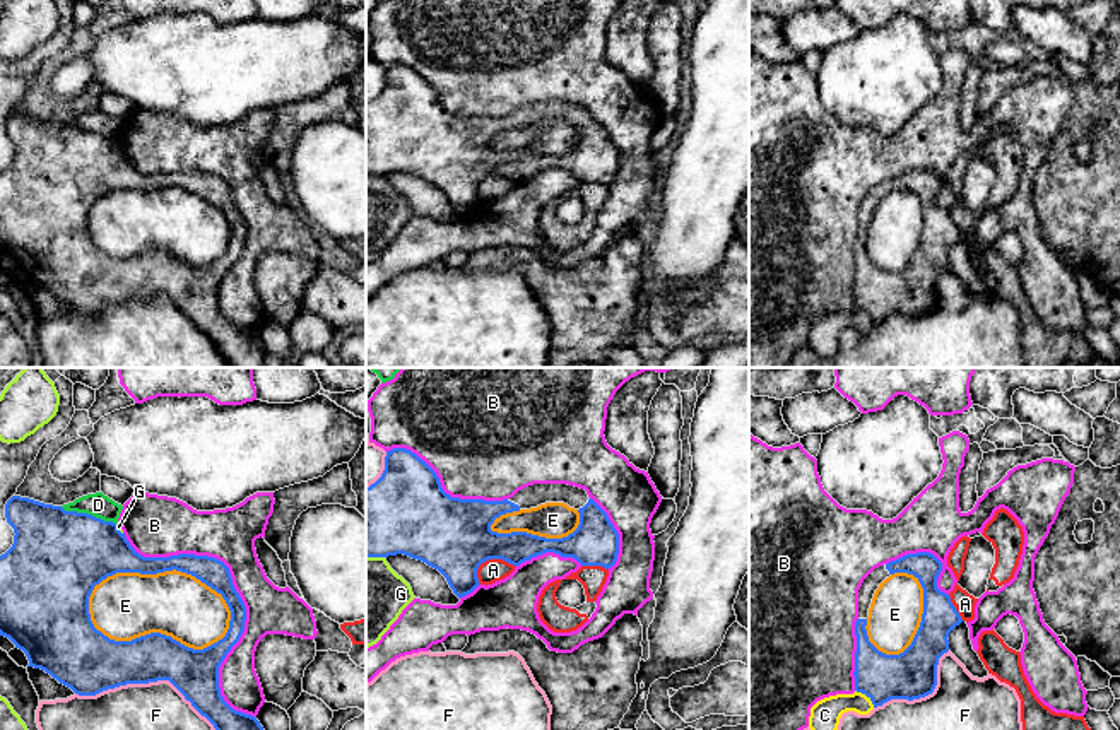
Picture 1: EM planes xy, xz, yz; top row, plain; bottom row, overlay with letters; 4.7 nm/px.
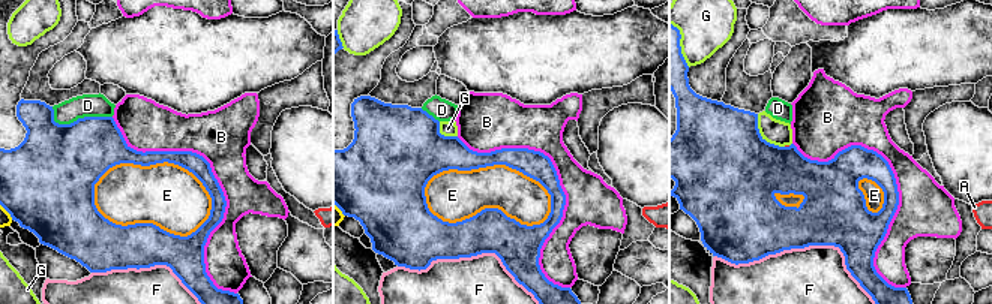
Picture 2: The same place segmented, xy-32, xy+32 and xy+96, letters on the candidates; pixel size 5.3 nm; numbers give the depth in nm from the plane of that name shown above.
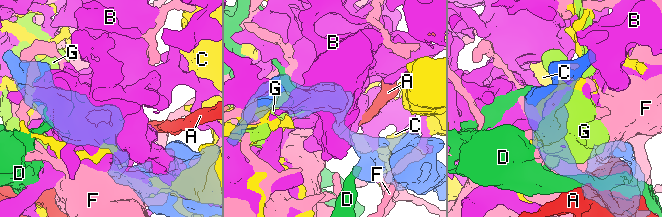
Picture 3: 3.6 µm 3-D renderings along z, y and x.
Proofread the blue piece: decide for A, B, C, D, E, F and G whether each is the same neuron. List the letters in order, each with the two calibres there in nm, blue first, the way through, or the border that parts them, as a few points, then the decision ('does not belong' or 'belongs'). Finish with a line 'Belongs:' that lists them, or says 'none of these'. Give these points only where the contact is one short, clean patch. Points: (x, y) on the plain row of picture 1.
A: 360 nm thick on the blue side, 110 nm on the other; does not belong
B: 140 nm thick on the blue side, 220 nm on the other; does not belong
C: 220 nm thick on the blue side, 140 nm on the other; does not belong
D: 440 nm thick on the blue side, 120 nm on the other; does not belong
E: 240 nm thick on the blue side, 320 nm on the other; does not belong
F: 240 nm thick on the blue side, 460 nm on the other; does not belong
G: 400 nm thick on the blue side, 360 nm on the other; does not belong
Belongs: none of these

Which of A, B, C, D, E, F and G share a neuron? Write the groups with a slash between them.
A / B E / C / D / F / G

